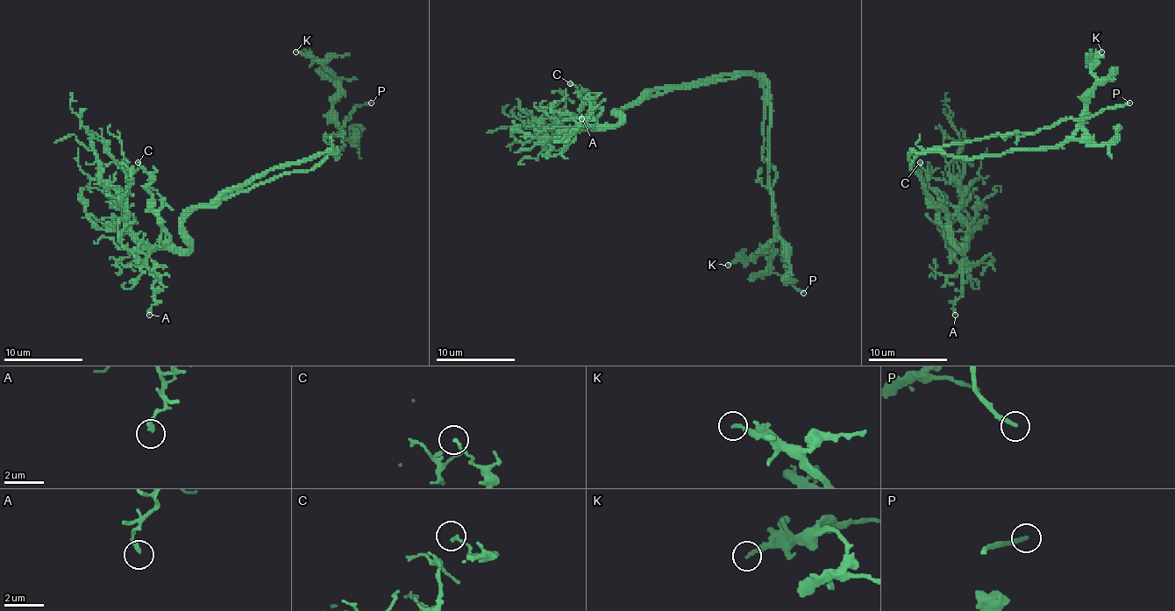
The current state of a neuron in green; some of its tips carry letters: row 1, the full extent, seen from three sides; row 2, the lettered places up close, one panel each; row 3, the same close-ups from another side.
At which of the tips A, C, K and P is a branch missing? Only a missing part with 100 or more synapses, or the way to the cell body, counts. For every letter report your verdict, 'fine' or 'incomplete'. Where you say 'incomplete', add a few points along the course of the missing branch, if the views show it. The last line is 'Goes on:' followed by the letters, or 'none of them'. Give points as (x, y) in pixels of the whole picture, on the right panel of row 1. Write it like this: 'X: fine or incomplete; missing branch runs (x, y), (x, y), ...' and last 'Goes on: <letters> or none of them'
A: fine
C: fine
K: fine
P: incomplete
Goes on: P

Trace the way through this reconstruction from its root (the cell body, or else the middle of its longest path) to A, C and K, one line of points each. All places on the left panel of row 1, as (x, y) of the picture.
A: (262, 182), (199, 206), (183, 223), (187, 249), (155, 249), (149, 255), (147, 269), (155, 277), (149, 315)
C: (262, 182), (199, 206), (183, 223), (188, 247), (169, 249), (151, 206), (147, 186), (151, 176), (138, 162)
K: (262, 182), (314, 170), (333, 150), (338, 158), (343, 145), (333, 110), (338, 81), (295, 52)

